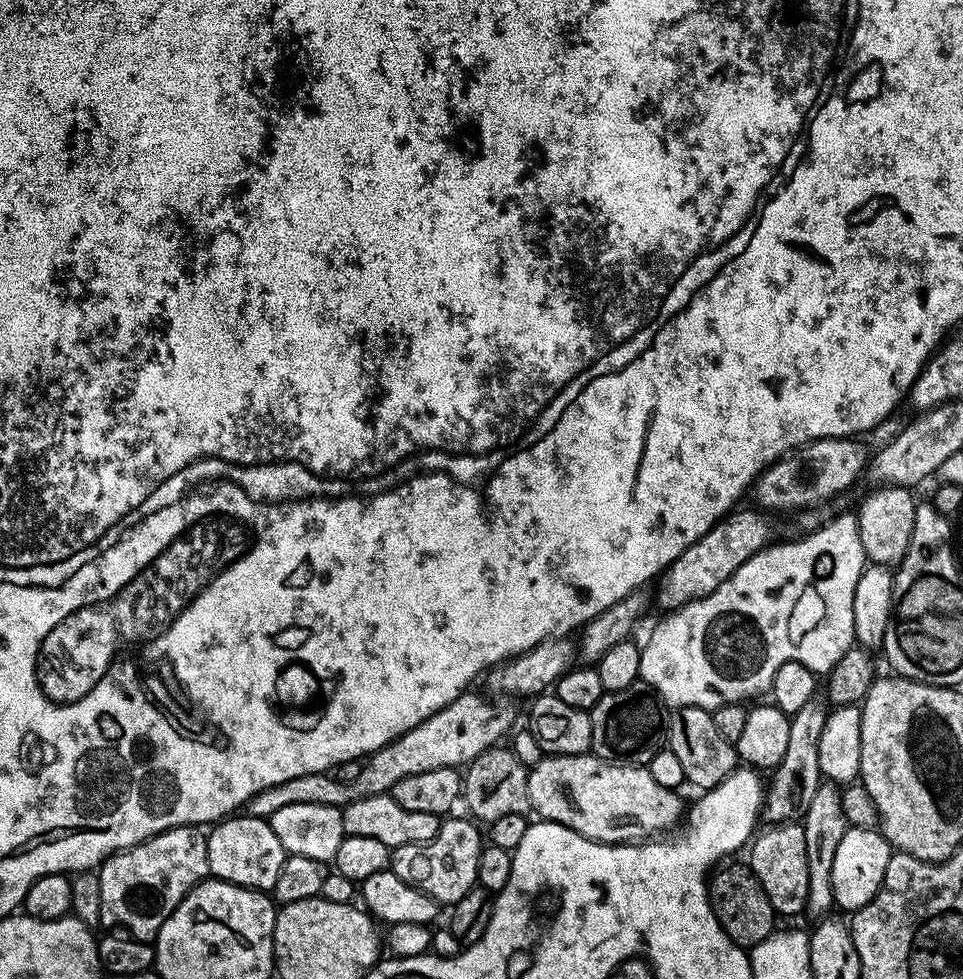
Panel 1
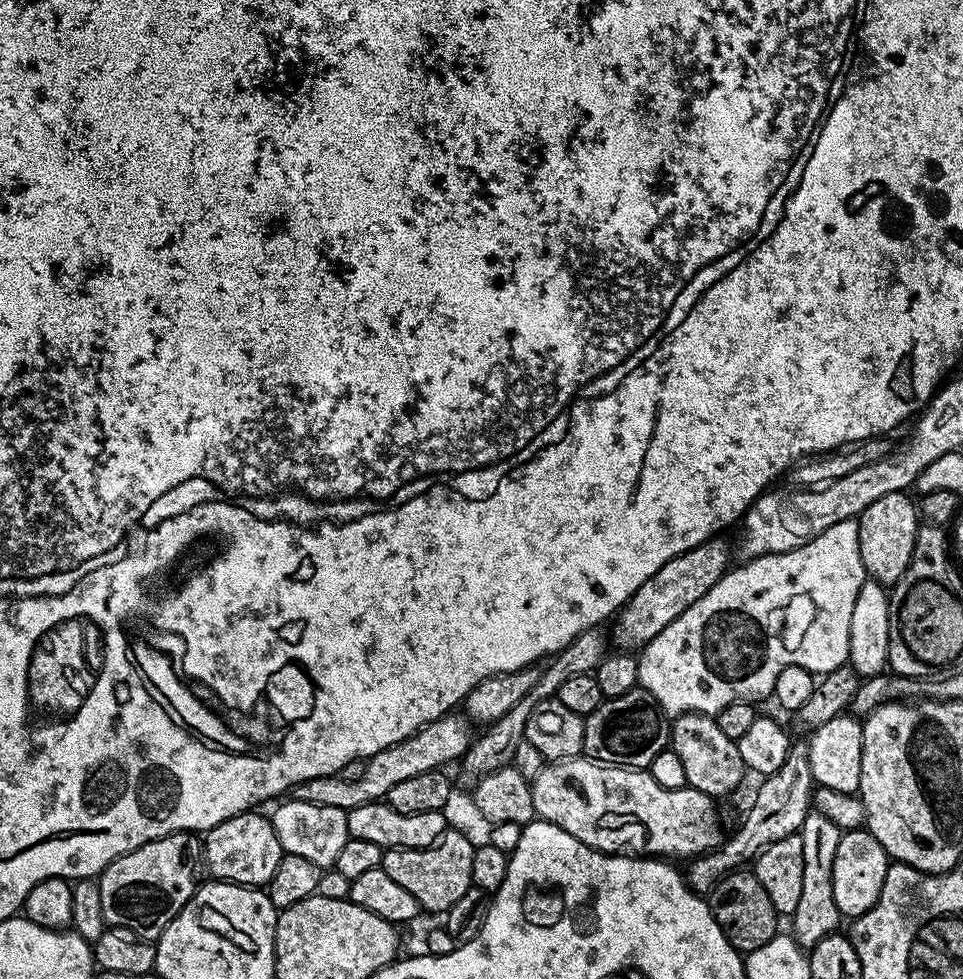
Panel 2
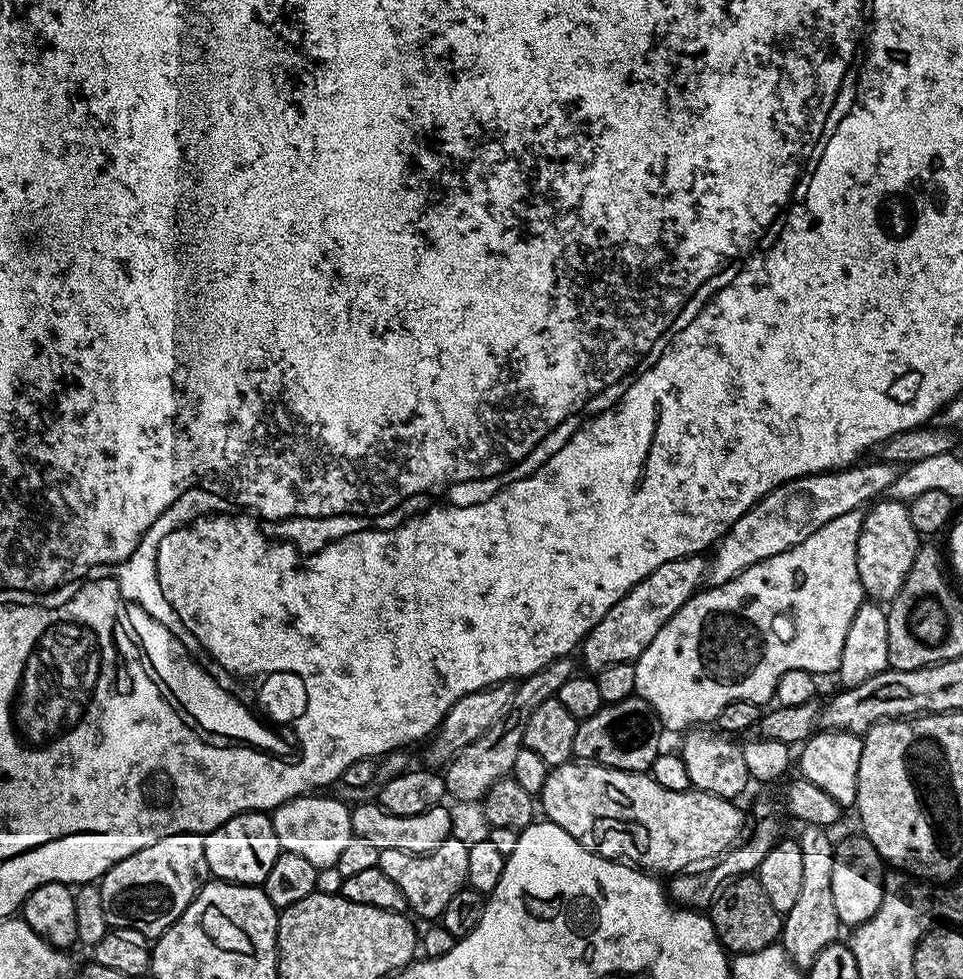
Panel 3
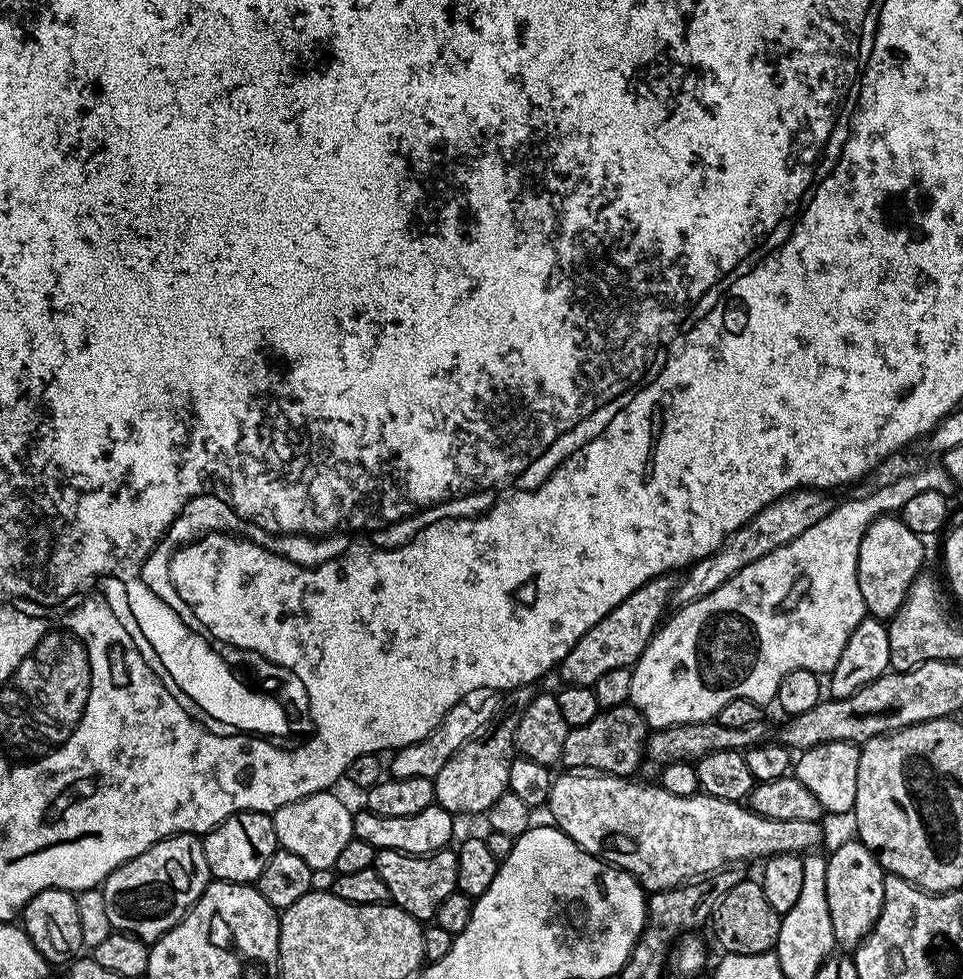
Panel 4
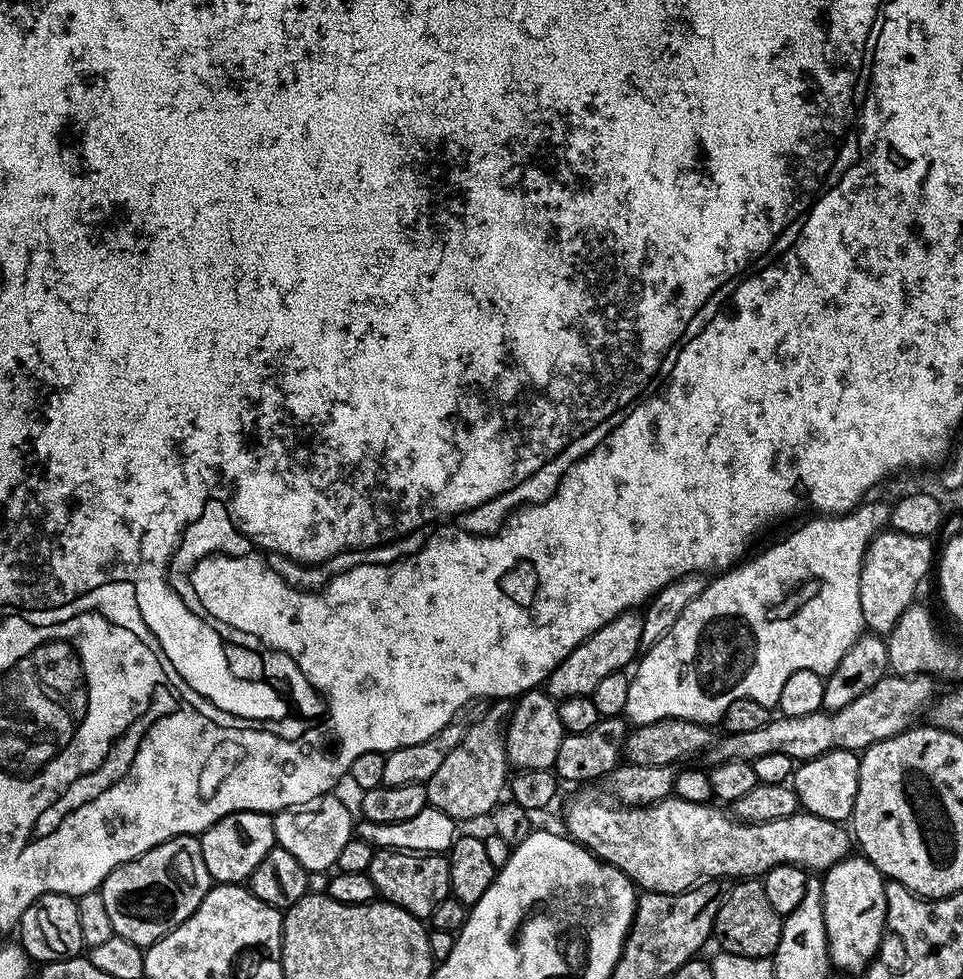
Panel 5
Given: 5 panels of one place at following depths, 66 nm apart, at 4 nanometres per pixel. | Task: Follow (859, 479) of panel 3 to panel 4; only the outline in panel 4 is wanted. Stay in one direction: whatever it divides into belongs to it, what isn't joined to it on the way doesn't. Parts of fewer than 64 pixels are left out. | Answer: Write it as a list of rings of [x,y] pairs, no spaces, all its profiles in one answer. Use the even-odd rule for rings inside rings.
[[[797,489],[795,492],[789,492],[783,498],[775,500],[770,506],[764,507],[758,514],[751,519],[750,522],[744,524],[733,535],[728,538],[718,551],[712,552],[704,559],[700,559],[698,563],[691,565],[685,573],[686,578],[672,590],[670,594],[670,602],[673,607],[684,607],[692,601],[696,601],[706,594],[712,593],[720,585],[724,585],[730,577],[740,569],[744,569],[750,562],[757,561],[758,558],[765,557],[772,550],[776,550],[778,546],[785,545],[786,542],[793,541],[794,538],[802,534],[803,531],[814,526],[815,522],[820,522],[826,514],[832,512],[835,508],[835,499],[831,499],[829,493],[821,489]]]

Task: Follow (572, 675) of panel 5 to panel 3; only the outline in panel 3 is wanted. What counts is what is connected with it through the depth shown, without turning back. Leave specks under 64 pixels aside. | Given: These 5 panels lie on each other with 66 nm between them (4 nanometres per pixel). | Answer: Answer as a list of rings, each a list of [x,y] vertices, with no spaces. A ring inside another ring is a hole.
[[[703,555],[683,556],[677,560],[662,562],[662,566],[658,566],[658,570],[654,570],[646,578],[642,578],[642,582],[635,584],[615,606],[610,610],[606,610],[604,617],[584,637],[578,649],[578,656],[582,664],[582,659],[584,659],[585,666],[589,668],[585,669],[589,673],[595,674],[606,666],[635,662],[646,650],[646,646],[650,646],[650,642],[654,642],[654,637],[658,635],[658,630],[662,630],[662,626],[666,626],[666,622],[670,622],[670,618],[674,618],[676,611],[689,598],[701,591],[702,585],[705,583],[705,576],[708,575],[708,568],[709,561]]]

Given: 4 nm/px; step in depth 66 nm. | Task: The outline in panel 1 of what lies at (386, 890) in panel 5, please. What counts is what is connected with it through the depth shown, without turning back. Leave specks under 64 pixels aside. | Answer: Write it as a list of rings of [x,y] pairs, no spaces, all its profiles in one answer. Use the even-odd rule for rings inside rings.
[[[448,818],[443,821],[440,833],[433,840],[421,844],[407,844],[391,849],[390,871],[398,874],[402,882],[422,890],[441,906],[456,904],[470,890],[477,887],[478,858],[482,847],[482,832],[471,819]]]

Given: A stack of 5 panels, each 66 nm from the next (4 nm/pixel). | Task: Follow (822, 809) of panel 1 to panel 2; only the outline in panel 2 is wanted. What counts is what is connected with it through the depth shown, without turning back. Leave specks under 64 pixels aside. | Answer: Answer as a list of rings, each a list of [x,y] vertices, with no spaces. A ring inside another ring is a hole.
[[[812,810],[798,834],[802,838],[802,895],[798,910],[790,917],[790,935],[801,949],[810,950],[822,938],[833,935],[842,923],[838,902],[834,902],[834,854],[838,854],[842,830],[830,818]]]

